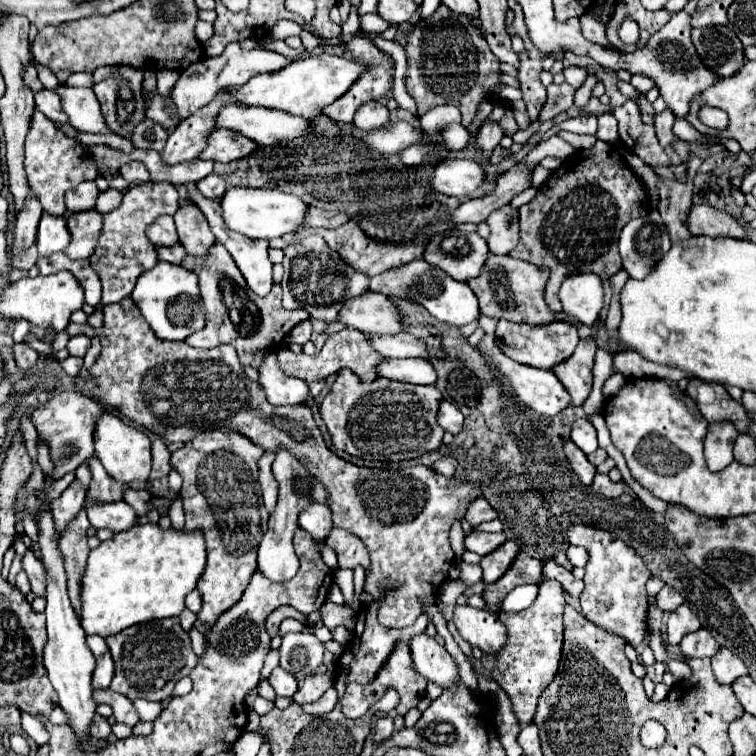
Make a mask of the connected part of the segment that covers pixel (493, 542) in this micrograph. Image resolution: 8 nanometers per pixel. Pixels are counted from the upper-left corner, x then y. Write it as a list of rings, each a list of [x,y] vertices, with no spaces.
[[[469,533],[465,537],[465,549],[483,557],[495,547],[499,547],[505,539],[505,533]]]

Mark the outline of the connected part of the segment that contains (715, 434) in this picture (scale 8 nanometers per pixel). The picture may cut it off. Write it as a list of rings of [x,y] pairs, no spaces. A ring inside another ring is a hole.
[[[715,421],[707,427],[705,461],[711,471],[721,471],[733,461],[733,443],[739,431],[731,421]]]

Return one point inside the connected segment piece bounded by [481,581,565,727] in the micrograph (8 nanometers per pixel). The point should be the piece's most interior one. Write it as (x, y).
(526, 664)

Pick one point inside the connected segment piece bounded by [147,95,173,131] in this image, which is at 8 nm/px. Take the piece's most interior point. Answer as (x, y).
(156, 112)

